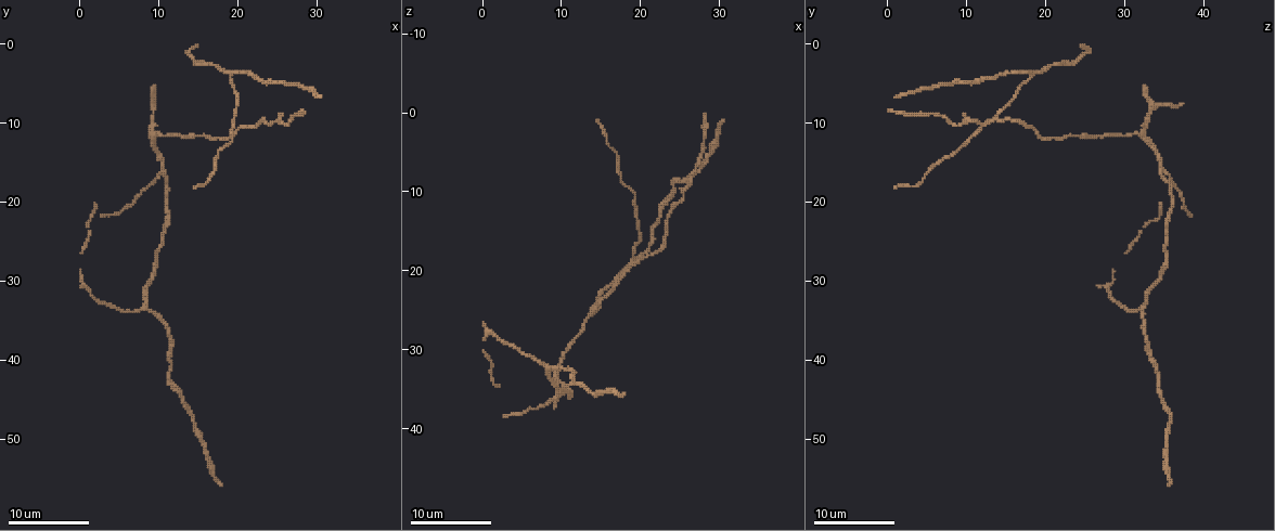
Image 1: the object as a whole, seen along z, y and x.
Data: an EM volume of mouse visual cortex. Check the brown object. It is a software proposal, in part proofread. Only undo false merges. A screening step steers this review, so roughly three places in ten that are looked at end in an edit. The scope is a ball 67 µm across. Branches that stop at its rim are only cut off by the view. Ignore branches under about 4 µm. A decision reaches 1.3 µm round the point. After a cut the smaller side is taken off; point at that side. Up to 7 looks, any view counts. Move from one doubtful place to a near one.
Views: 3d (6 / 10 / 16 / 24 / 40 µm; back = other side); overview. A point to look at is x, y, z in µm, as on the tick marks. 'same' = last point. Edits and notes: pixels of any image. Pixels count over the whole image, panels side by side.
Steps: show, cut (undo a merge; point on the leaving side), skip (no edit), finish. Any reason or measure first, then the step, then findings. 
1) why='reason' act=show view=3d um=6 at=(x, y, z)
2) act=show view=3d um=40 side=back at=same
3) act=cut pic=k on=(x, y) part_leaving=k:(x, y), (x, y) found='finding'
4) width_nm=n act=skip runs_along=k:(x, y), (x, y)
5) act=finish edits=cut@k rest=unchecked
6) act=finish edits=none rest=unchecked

why='three-way junction' act=show view=3d um=6 at=(19.0, 4.0, 18.5)

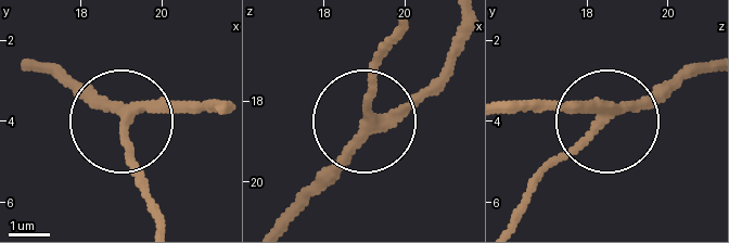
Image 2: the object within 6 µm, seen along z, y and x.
why='other side' act=show view=3d um=6 side=back at=(19.10, 3.80, 18.55)

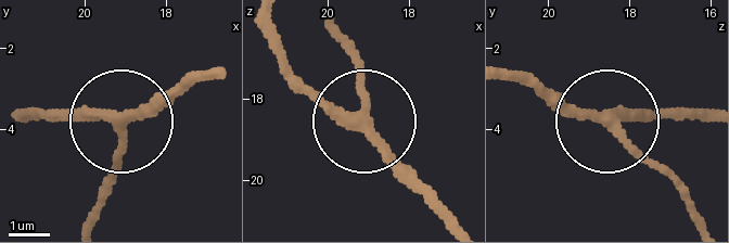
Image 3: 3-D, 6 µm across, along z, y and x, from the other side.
side_arm_um=11 act=skip runs_along=3:(711, 117), (586, 117), (537, 90) found='continuous, no second cell'

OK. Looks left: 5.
why='arms part here' act=show view=3d um=16 at=(8.5, 33.5, 32.0)

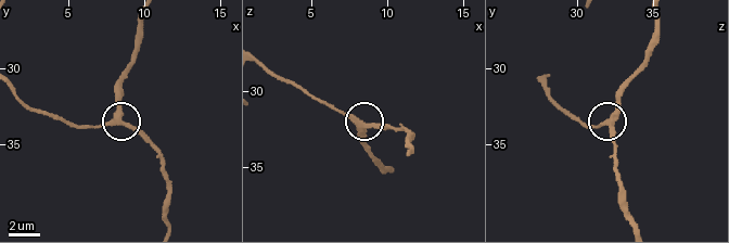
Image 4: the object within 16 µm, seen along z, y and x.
arms=3 act=skip runs_along=4:(655, 18), (647, 65), (622, 92), (616, 112), (587, 127) found='one cell here'

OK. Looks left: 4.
why='a fork' act=show view=3d um=10 at=(10.5, 16.0, 35.0)

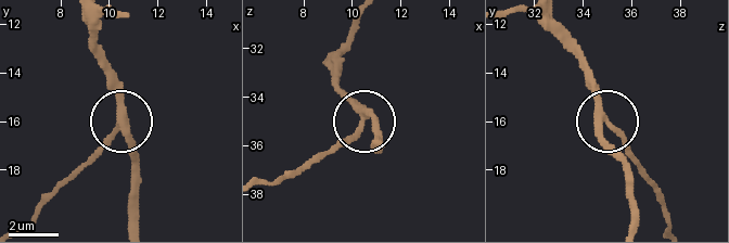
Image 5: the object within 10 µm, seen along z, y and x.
width_nm=270 act=skip runs_along=5:(101, 22), (93, 47), (114, 90), (118, 122), (82, 163) found='all the same cell'

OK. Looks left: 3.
act=finish edits=none rest=unchecked

